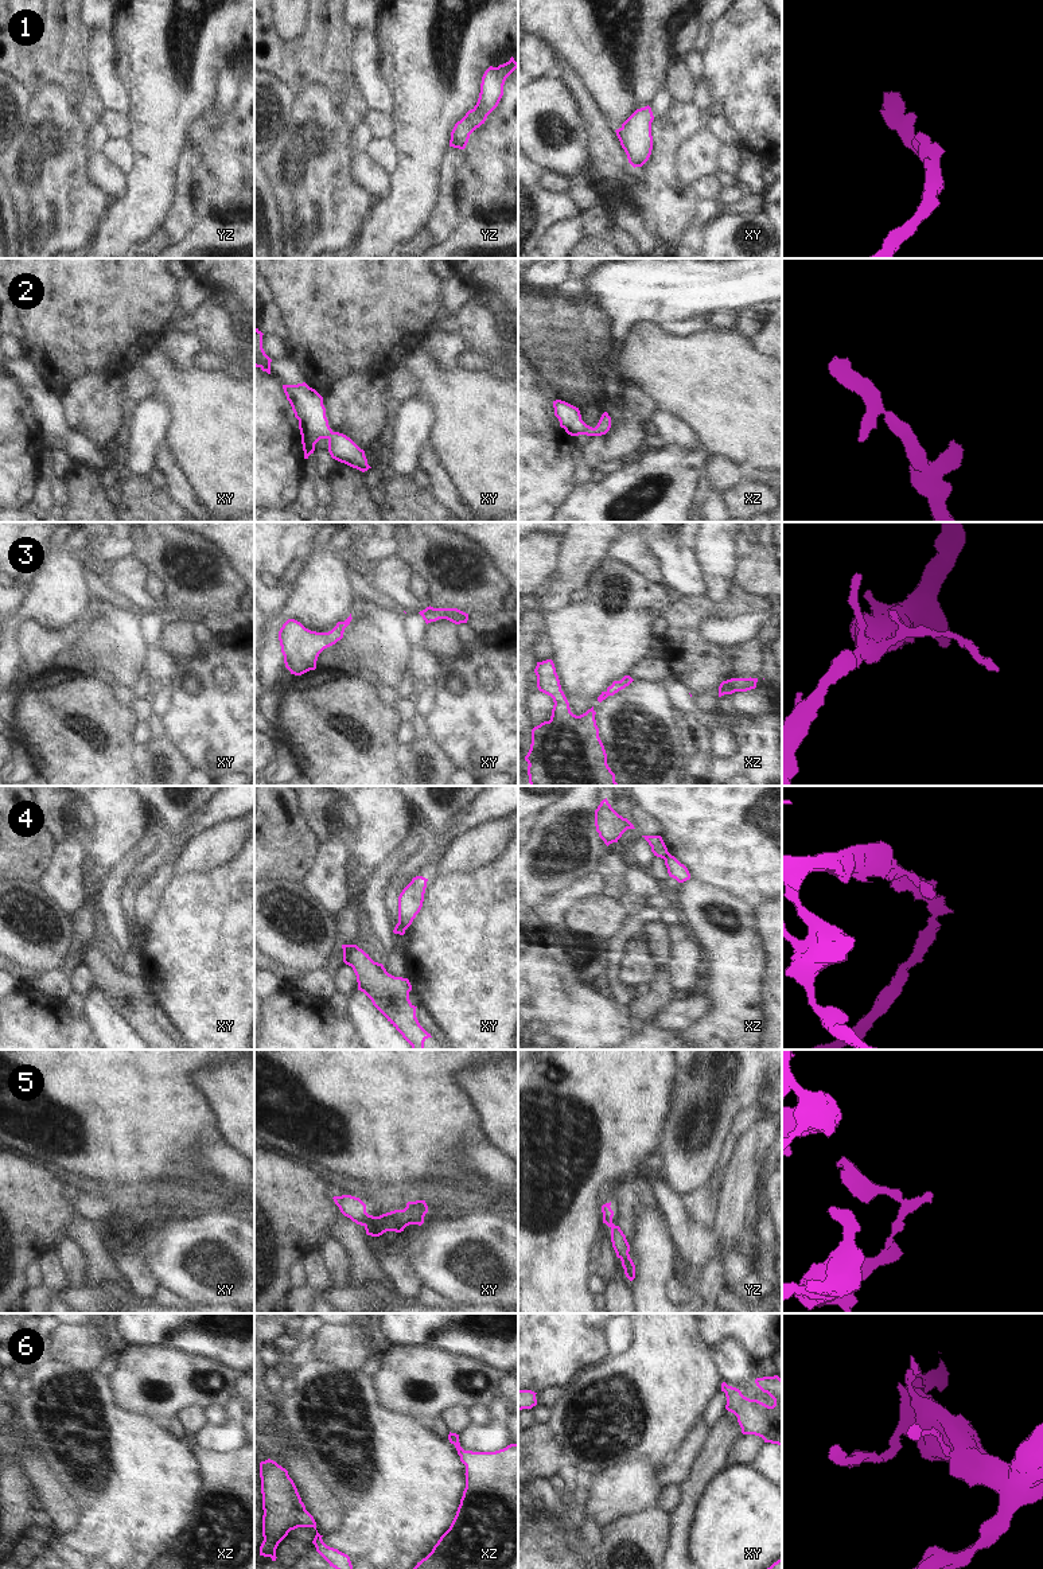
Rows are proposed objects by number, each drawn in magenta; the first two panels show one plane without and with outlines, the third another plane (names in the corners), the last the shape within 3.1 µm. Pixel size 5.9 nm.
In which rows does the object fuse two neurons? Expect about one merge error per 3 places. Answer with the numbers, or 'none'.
4, 5

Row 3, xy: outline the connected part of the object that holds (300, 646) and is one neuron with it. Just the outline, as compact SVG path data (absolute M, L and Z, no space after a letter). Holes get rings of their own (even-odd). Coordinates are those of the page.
M350 614L345 622L338 622L328 632L311 631L300 622L288 619L279 631L279 641L285 667L291 674L301 676L315 670L319 654L343 638L351 619Z

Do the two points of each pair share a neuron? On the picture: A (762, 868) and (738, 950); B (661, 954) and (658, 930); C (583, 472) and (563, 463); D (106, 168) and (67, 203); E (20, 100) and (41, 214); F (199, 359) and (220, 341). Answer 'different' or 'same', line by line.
A: different
B: same
C: different
D: different
E: different
F: different

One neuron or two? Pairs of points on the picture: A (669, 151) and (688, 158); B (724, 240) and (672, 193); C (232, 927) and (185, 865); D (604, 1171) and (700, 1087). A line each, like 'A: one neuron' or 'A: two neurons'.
A: two neurons
B: two neurons
C: two neurons
D: two neurons

